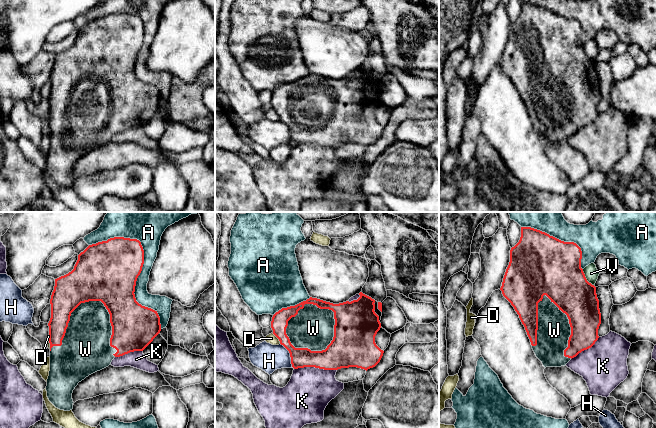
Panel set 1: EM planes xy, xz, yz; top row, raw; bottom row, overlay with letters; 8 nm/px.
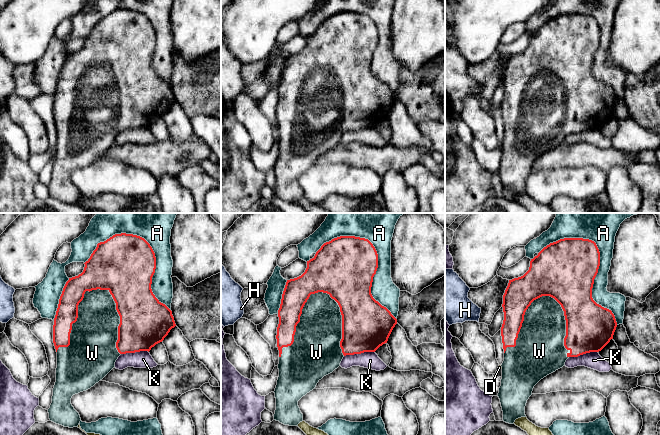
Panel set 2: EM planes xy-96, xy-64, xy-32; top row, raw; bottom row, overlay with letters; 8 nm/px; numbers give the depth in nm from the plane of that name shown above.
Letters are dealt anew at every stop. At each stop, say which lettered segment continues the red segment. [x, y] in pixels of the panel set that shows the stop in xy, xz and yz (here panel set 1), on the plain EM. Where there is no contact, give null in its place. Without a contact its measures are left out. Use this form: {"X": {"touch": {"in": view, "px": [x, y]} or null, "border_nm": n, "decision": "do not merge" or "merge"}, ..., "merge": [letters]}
{"A": {"touch": {"in": "xy", "px": [143, 39]}, "border_nm": 900, "decision": "do not merge"}, "D": {"touch": {"in": "xz", "px": [277, 113]}, "border_nm": 110, "decision": "do not merge"}, "H": {"touch": {"in": "xz", "px": [290, 131]}, "border_nm": 220, "decision": "do not merge"}, "K": {"touch": {"in": "xz", "px": [315, 143]}, "border_nm": 340, "decision": "do not merge"}, "V": {"touch": {"in": "yz", "px": [585, 54]}, "border_nm": 170, "decision": "do not merge"}, "W": {"touch": {"in": "xz", "px": [326, 124]}, "border_nm": 440, "decision": "merge"}, "merge": ["W"]}

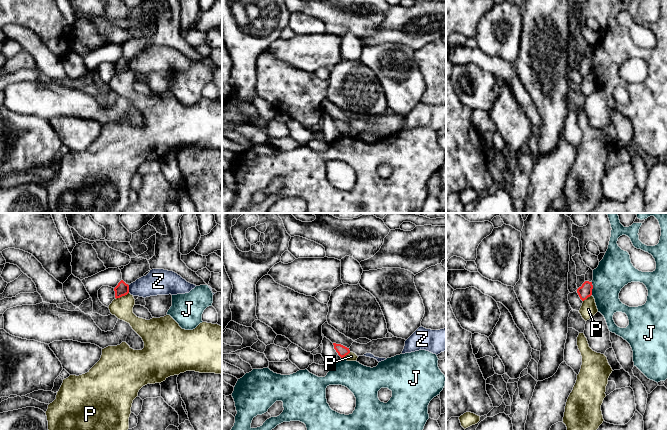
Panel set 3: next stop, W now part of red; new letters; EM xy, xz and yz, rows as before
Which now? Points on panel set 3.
{"J": {"touch": {"in": "yz", "px": [592, 64]}, "border_nm": 100, "decision": "do not merge"}, "P": {"touch": {"in": "xy", "px": [121, 72]}, "border_nm": 120, "decision": "do not merge"}, "Z": {"touch": {"in": "xy", "px": [128, 65]}, "border_nm": 60, "decision": "do not merge"}, "merge": []}

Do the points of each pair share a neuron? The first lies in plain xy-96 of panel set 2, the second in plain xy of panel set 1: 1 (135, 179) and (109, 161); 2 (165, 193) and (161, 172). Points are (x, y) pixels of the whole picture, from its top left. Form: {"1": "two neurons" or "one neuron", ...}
{"1": "two neurons", "2": "one neuron"}

